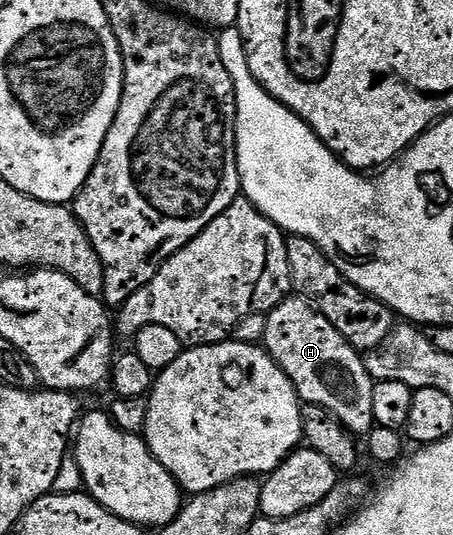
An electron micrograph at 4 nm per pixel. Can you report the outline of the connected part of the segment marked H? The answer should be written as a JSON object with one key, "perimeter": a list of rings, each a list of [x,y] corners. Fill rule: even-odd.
{"perimeter":[[[289,297],[267,312],[268,324],[262,346],[283,369],[305,404],[329,411],[351,431],[364,437],[372,430],[374,417],[374,380],[364,364],[364,355],[334,329],[334,325],[307,298]]]}

